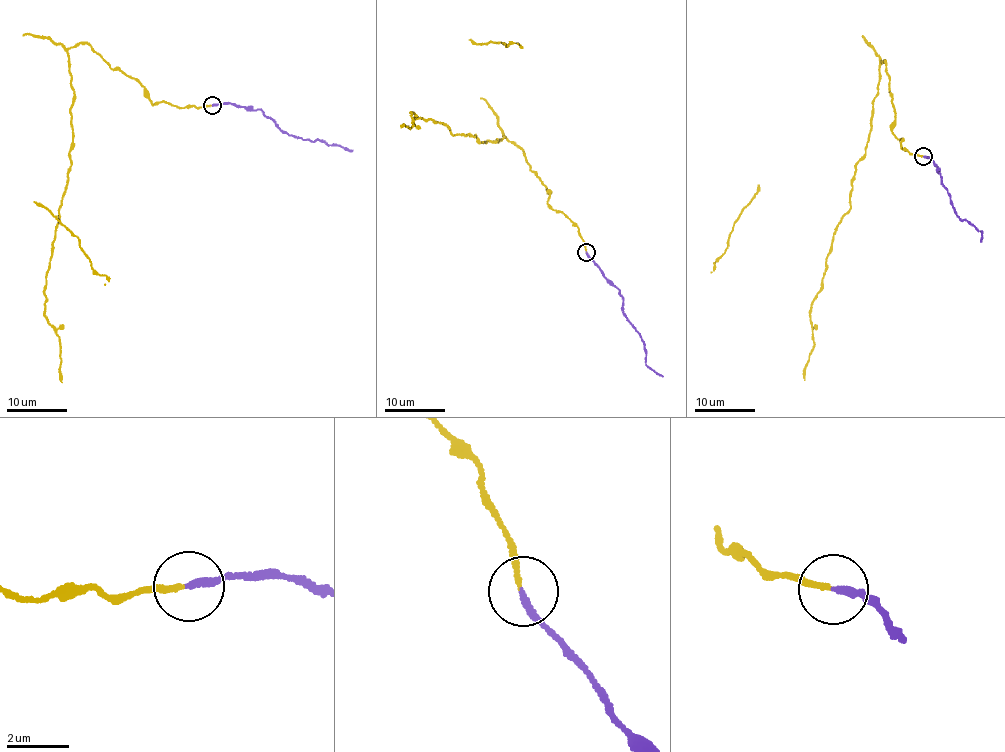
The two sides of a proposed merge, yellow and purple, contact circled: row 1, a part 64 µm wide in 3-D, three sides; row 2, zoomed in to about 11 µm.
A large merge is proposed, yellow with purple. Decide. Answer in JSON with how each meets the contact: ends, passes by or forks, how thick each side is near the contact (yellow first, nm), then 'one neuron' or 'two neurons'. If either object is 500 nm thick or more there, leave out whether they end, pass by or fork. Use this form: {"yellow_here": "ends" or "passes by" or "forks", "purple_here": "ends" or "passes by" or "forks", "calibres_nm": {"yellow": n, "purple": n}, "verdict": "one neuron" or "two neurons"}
{"yellow_here": "ends", "purple_here": "ends", "calibres_nm": {"yellow": 160, "purple": 220}, "verdict": "one neuron"}

